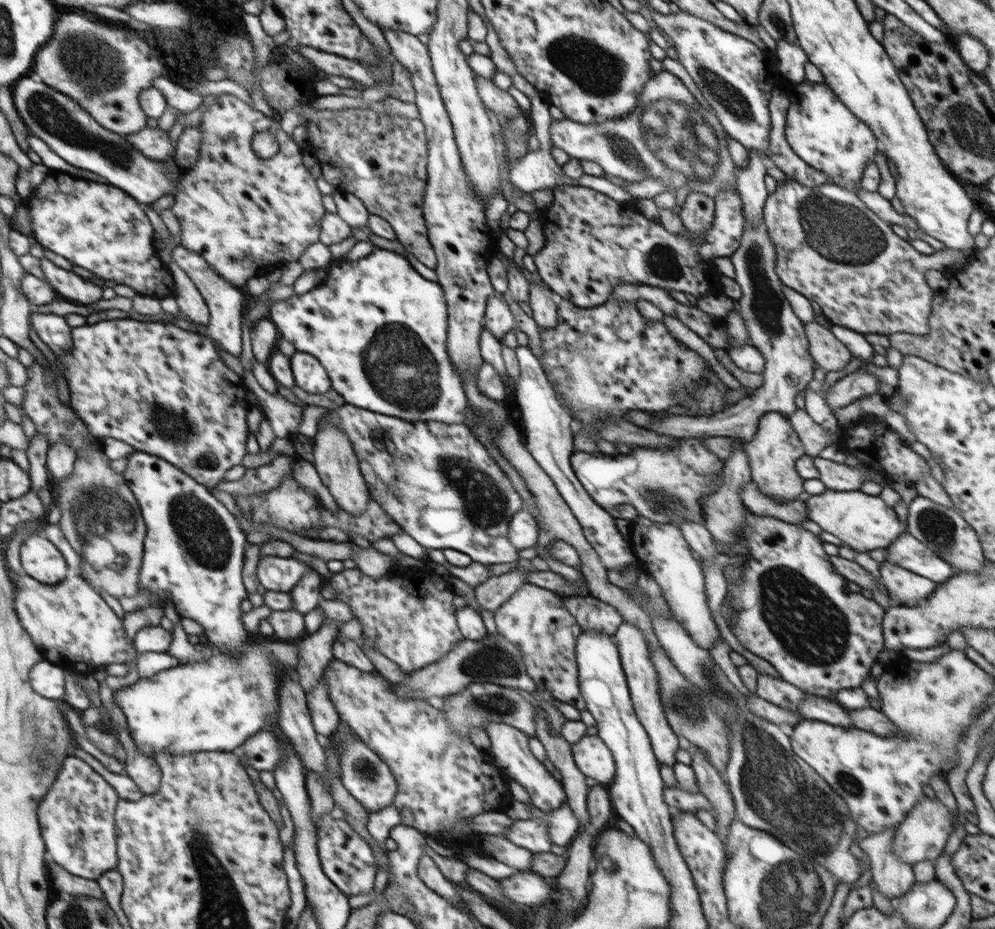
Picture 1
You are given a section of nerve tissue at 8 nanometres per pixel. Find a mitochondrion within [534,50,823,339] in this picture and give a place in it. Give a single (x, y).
(674, 129)

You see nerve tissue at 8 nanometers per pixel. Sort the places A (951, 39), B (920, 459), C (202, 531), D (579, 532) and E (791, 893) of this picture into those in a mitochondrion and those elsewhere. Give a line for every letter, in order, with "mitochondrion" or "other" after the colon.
A: other
B: other
C: mitochondrion
D: other
E: mitochondrion

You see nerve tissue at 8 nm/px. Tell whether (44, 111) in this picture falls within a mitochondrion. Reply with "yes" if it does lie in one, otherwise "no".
yes

